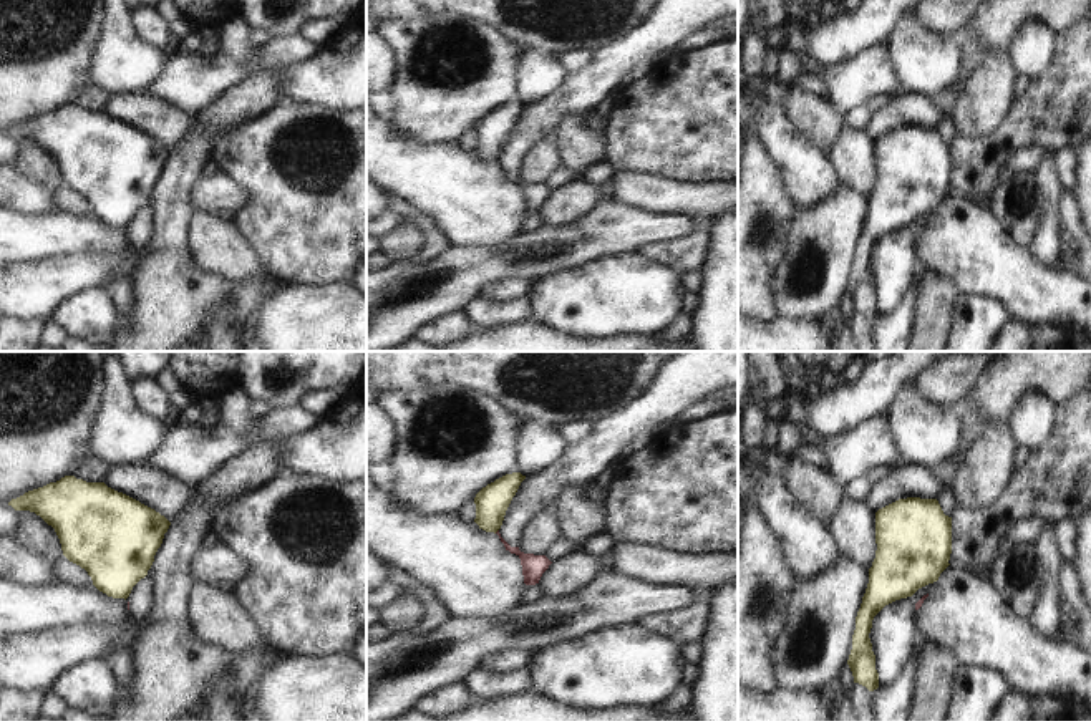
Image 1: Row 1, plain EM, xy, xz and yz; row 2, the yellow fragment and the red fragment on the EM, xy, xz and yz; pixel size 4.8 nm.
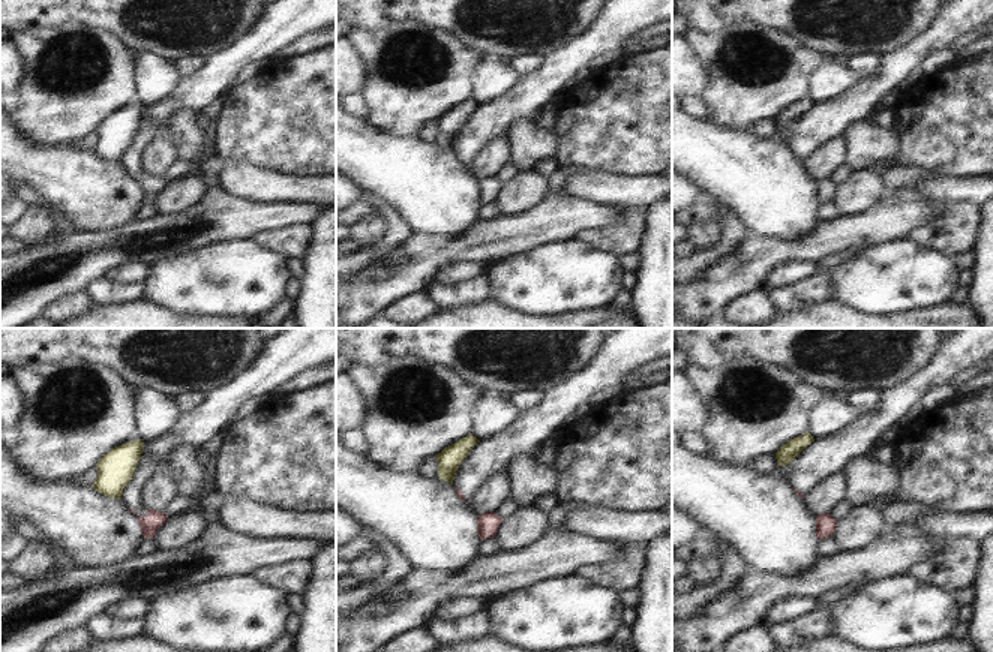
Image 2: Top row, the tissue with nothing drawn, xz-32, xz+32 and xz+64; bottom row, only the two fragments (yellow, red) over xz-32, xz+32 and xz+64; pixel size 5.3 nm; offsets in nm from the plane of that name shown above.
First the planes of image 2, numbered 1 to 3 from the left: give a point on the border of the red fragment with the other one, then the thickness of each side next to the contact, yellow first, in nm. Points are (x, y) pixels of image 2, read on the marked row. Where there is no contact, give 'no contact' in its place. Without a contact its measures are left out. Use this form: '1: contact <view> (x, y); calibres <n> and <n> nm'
1: no contact
2: no contact
3: no contact

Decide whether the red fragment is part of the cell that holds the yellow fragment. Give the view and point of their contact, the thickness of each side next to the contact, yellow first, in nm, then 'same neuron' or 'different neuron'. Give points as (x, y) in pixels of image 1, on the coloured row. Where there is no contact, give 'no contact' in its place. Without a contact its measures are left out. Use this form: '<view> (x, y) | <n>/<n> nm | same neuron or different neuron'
xz (496, 531) | 160/110 nm | different neuron

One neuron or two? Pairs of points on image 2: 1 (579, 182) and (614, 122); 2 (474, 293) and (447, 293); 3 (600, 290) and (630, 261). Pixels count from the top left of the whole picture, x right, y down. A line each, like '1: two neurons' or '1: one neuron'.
1: two neurons
2: one neuron
3: two neurons

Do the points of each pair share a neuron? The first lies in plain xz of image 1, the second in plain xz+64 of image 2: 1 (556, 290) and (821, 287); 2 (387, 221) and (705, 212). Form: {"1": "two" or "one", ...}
{"1": "two", "2": "one"}

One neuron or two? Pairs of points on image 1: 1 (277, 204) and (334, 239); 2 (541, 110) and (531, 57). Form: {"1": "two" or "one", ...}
{"1": "one", "2": "two"}

